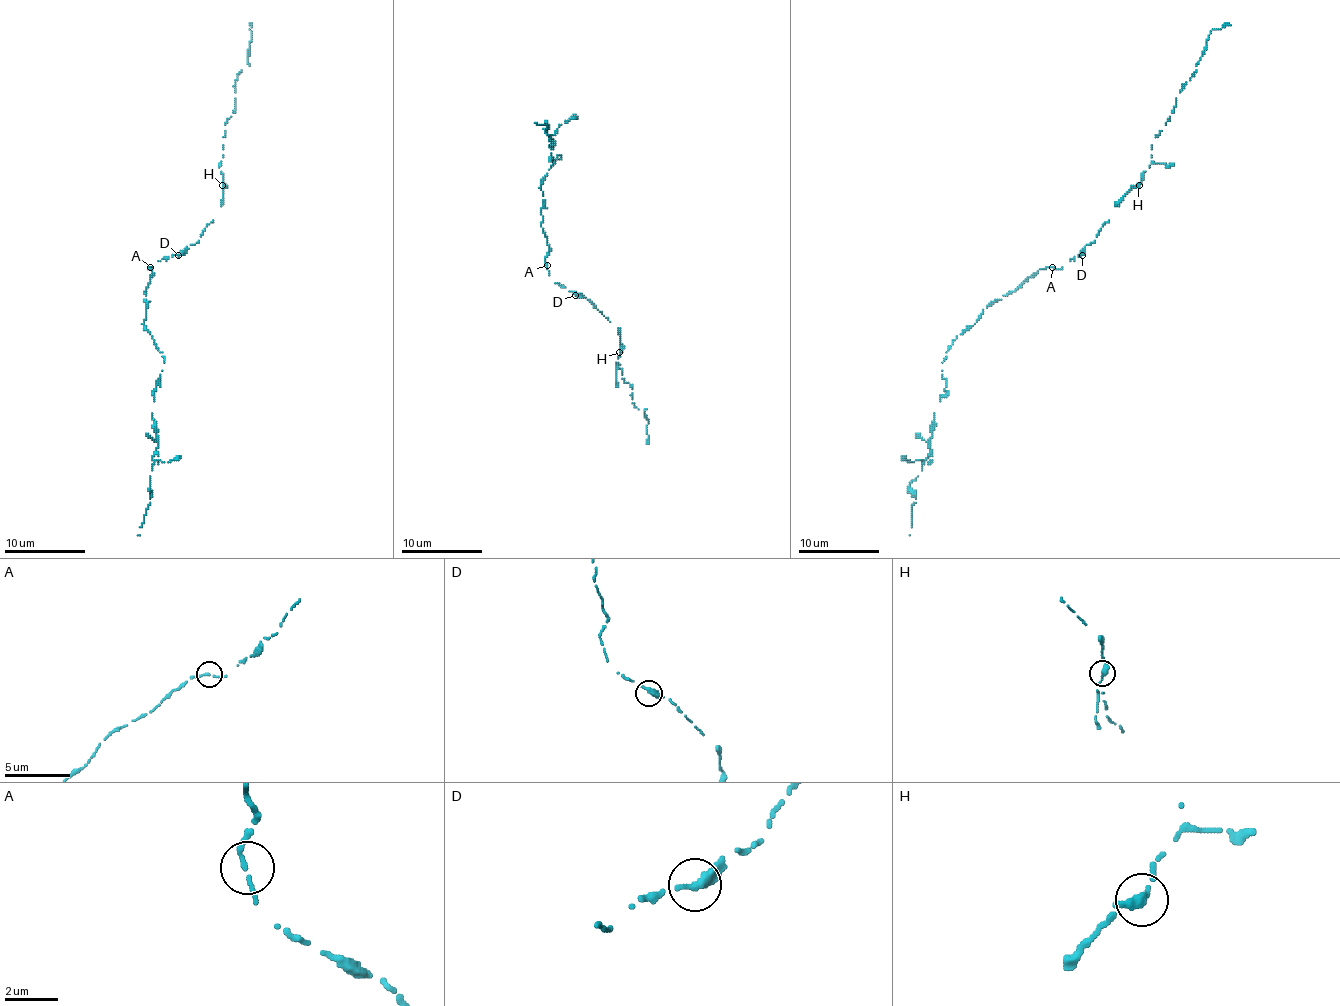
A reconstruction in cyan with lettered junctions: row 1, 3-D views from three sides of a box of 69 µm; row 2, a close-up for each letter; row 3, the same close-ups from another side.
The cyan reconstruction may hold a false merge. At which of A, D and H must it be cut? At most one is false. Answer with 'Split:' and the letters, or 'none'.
Split: none

